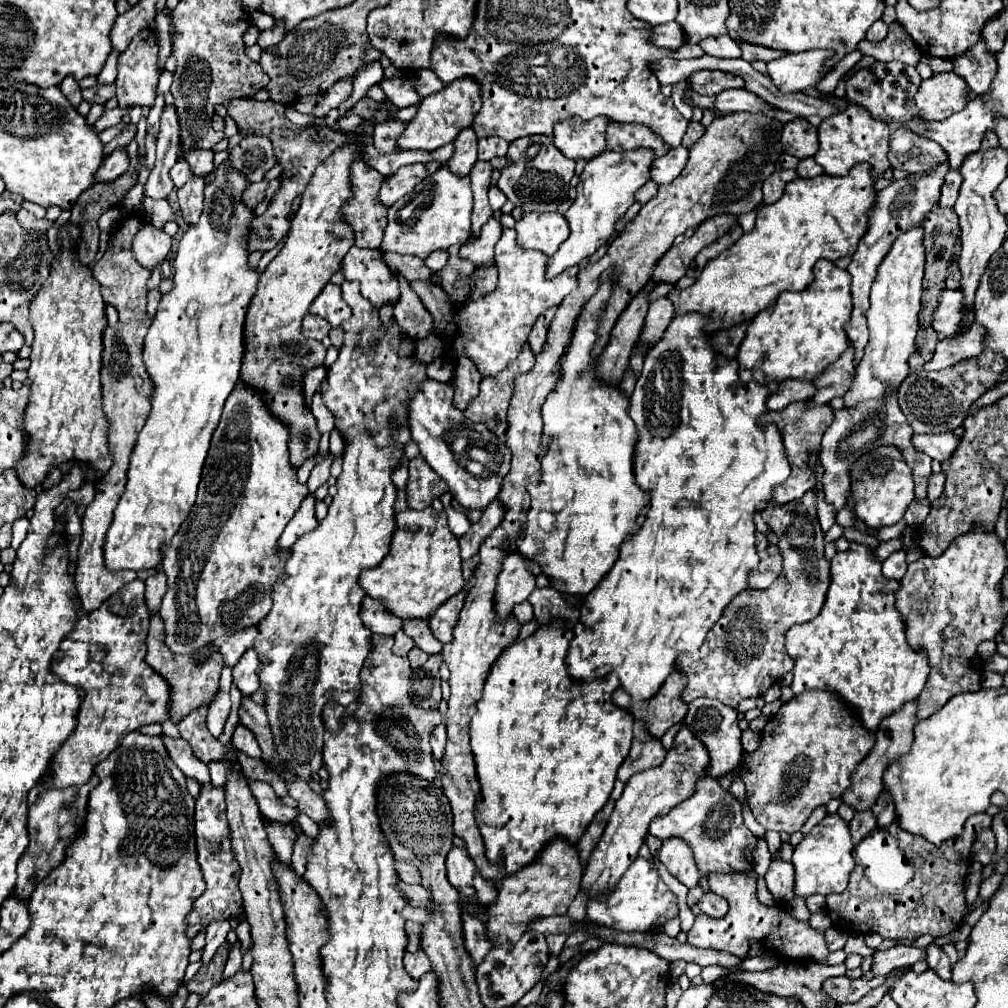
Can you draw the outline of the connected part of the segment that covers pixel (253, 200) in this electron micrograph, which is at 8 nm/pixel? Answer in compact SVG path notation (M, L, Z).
M260 181L260 183L250 183L250 187L244 191L244 199L246 199L246 205L248 207L256 207L260 201L264 201L266 197L266 187L268 187L268 181Z

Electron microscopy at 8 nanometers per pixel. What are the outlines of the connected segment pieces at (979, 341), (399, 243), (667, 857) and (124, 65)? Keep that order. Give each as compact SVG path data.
M974 321L972 327L968 327L960 335L940 339L940 343L936 345L936 353L934 353L932 361L928 361L920 369L928 369L928 371L944 369L944 367L952 367L968 357L980 355L984 351L986 337L988 337L988 331Z
M446 165L428 175L410 195L404 195L388 211L388 227L384 231L382 251L396 251L404 255L416 255L426 259L436 249L448 249L452 245L464 245L470 235L472 191L470 175L458 177Z
M680 837L666 839L662 843L662 849L658 851L658 859L666 865L670 875L674 875L686 887L698 885L700 871L694 861L692 847L684 839L680 839Z
M142 33L136 35L130 43L130 47L118 57L118 77L116 77L116 89L118 89L118 107L154 107L156 101L156 87L158 87L158 45L156 45L156 33Z

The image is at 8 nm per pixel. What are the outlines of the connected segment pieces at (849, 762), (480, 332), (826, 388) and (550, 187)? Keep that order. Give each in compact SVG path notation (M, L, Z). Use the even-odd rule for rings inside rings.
M804 691L786 701L762 731L758 751L744 759L740 779L746 783L750 811L772 831L798 831L808 815L834 797L842 797L852 773L874 747L874 733L862 727L850 707L826 691Z
M504 227L500 241L496 243L496 267L500 273L498 287L494 293L486 295L480 301L466 301L454 307L454 321L460 333L460 339L444 340L446 355L453 362L462 355L470 355L476 363L482 377L500 373L512 359L518 357L522 345L528 339L530 327L534 321L550 307L557 307L562 299L578 287L578 267L570 267L556 275L554 279L546 279L546 261L548 257L537 250L526 250L518 247L516 231ZM502 311L502 313L492 313ZM456 343L456 347L454 344Z
M848 343L846 351L840 355L840 359L834 363L834 367L828 367L820 377L814 381L818 383L818 391L812 397L812 403L828 403L834 397L844 397L854 381L856 375L856 363L854 363L854 345Z
M526 135L510 143L506 153L506 167L498 179L498 187L506 193L506 197L522 211L556 211L558 205L568 199L566 189L570 187L570 179L574 177L574 161L566 159L562 151L558 151L552 143L552 135ZM530 171L536 171L536 177L528 179Z

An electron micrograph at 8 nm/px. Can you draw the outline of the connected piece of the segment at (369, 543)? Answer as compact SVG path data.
M356 281L342 283L342 297L352 307L352 317L342 323L344 345L340 347L338 361L328 367L330 385L324 393L324 405L330 409L334 425L344 437L346 445L344 469L336 479L338 493L332 499L328 515L320 521L320 525L294 543L292 555L284 567L284 575L272 593L274 605L270 613L258 623L260 635L254 643L254 649L258 651L262 663L258 677L266 689L266 713L274 733L276 749L280 753L280 759L286 761L288 767L294 769L302 779L310 779L310 775L322 767L322 705L330 699L338 701L340 705L350 705L358 699L360 669L372 651L372 633L360 619L360 603L366 597L366 591L358 585L358 575L366 569L378 567L390 551L390 543L396 531L396 485L392 481L392 473L402 465L404 447L412 441L408 423L410 399L422 391L422 383L428 379L428 365L416 357L416 349L412 355L400 355L400 347L404 341L408 341L408 337L400 331L396 319L388 329L382 329L378 315L372 315L376 309L370 307L368 315L368 301L356 289Z

